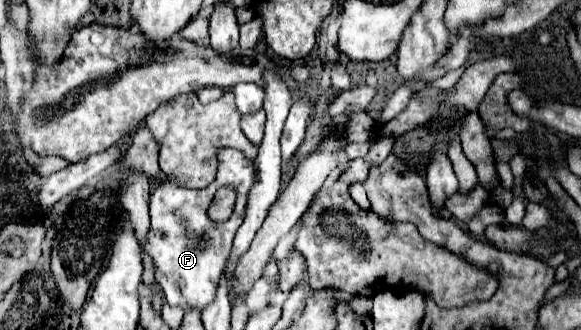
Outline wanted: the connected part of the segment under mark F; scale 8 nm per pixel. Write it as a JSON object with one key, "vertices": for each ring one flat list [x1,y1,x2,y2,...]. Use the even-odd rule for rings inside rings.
{"vertices":[[221,148,217,156,219,156,219,170,213,184,209,184,203,190,189,190,177,186,175,178,167,178,157,186,149,202,151,232,149,232,147,252,155,262,157,280,165,292,167,304,181,306,183,310,189,308,203,310,215,300,217,284,227,264,233,236,243,222,245,202,249,186,253,182,253,162,249,162,241,152],[223,186,235,190,237,194,235,210,227,222,213,222,207,216,207,208,213,202,215,192]]}

